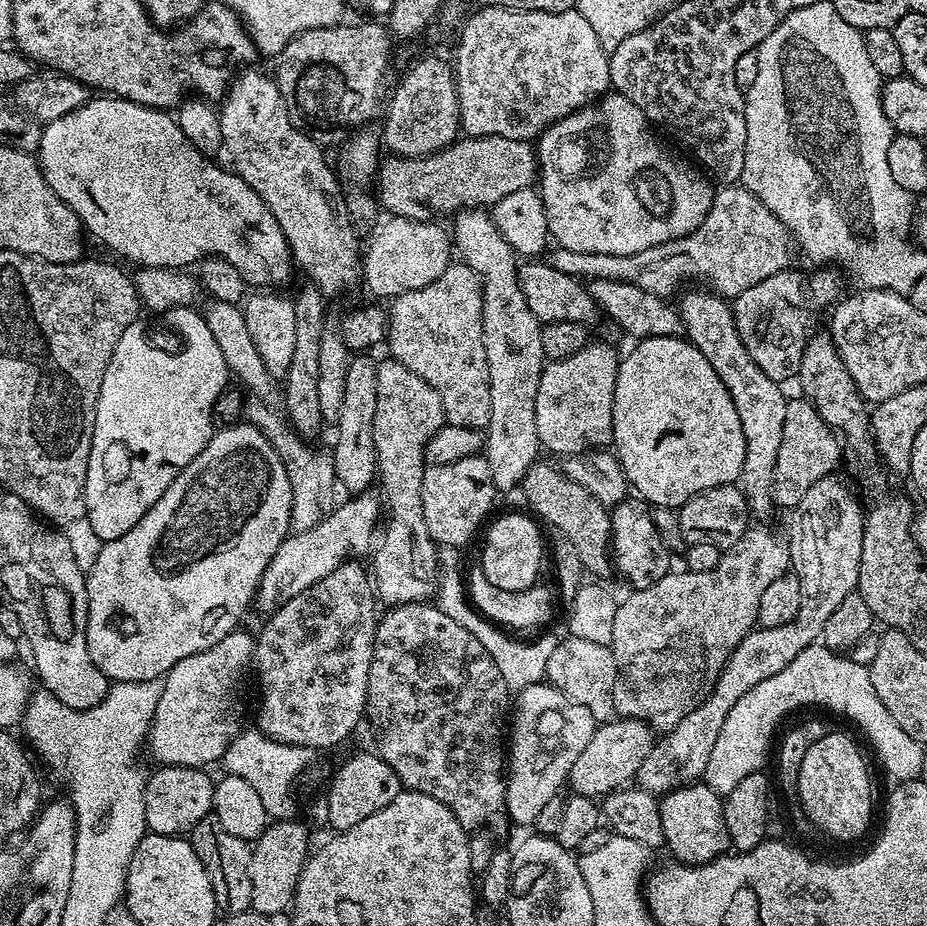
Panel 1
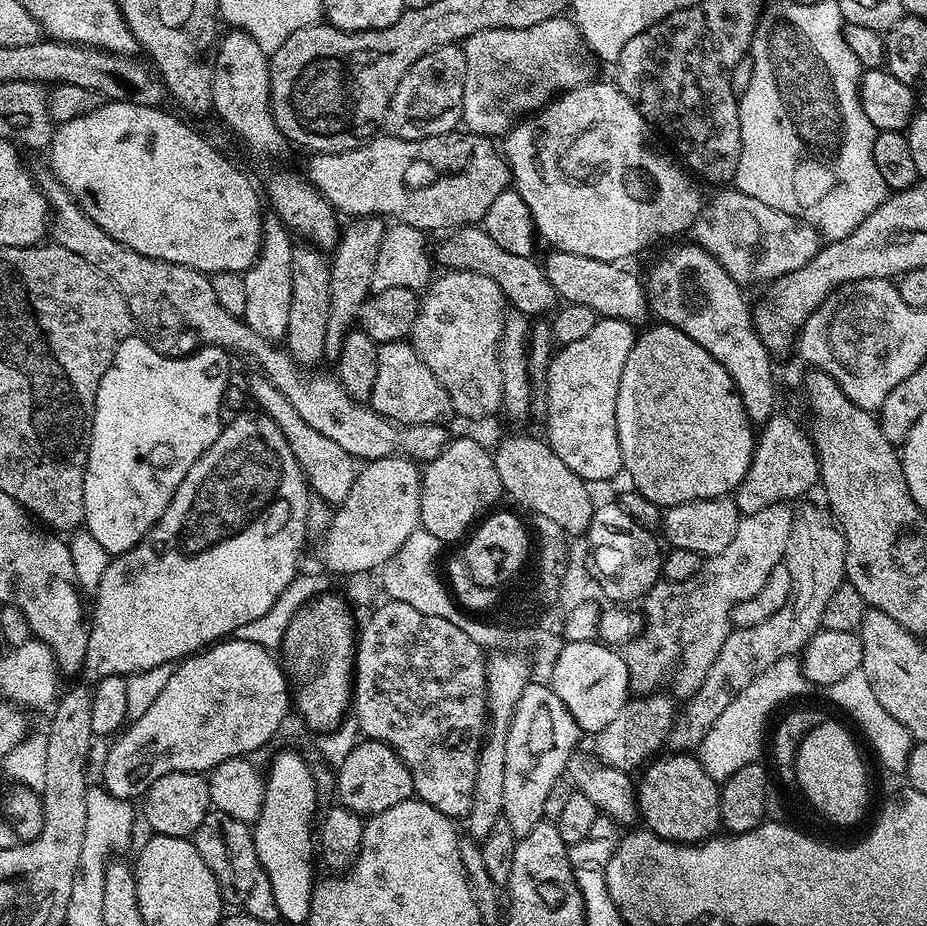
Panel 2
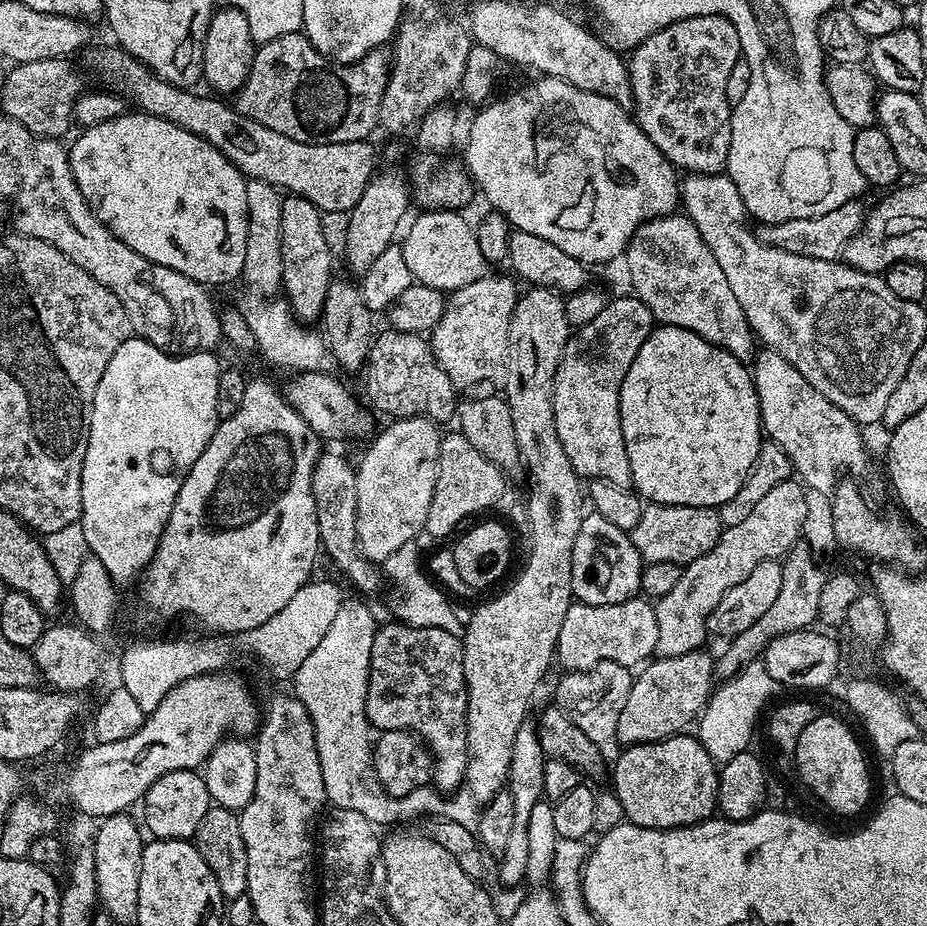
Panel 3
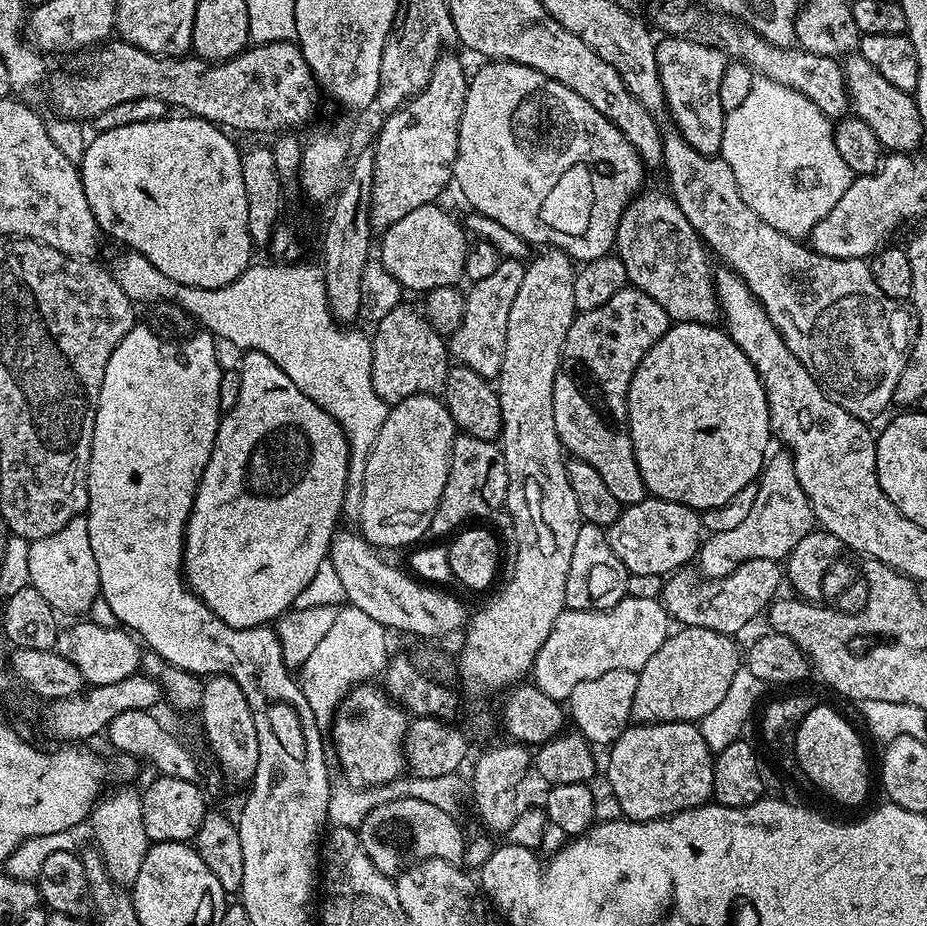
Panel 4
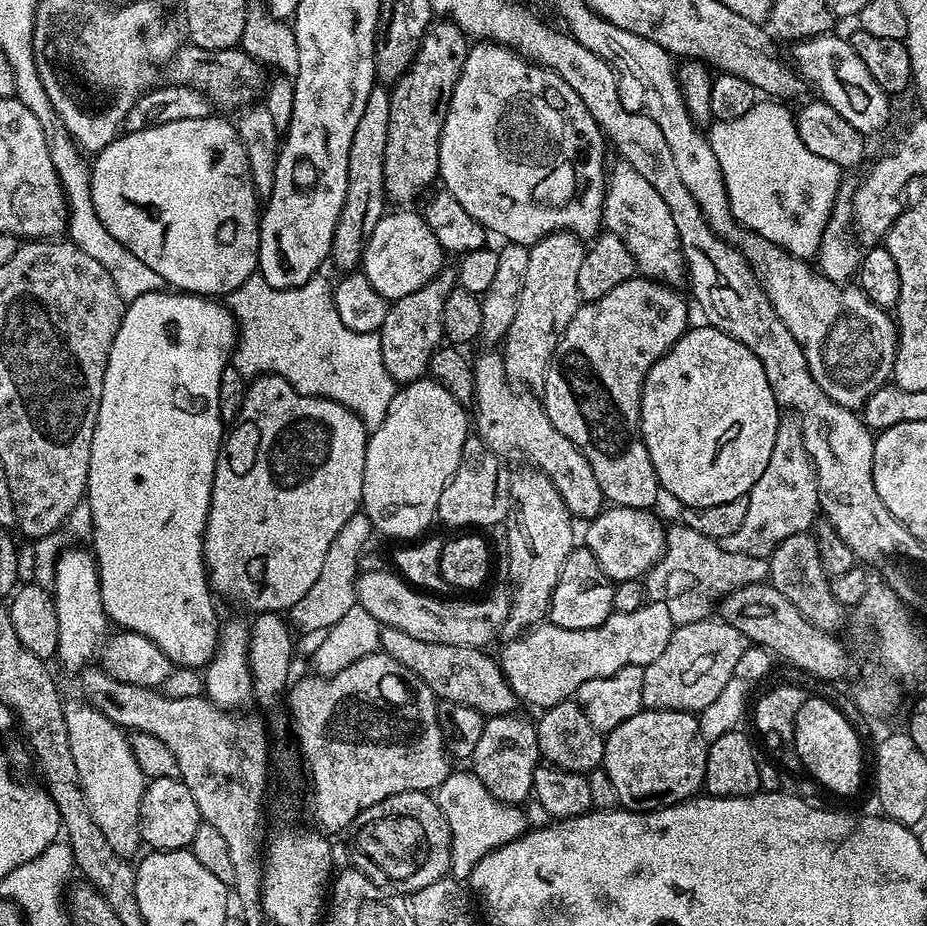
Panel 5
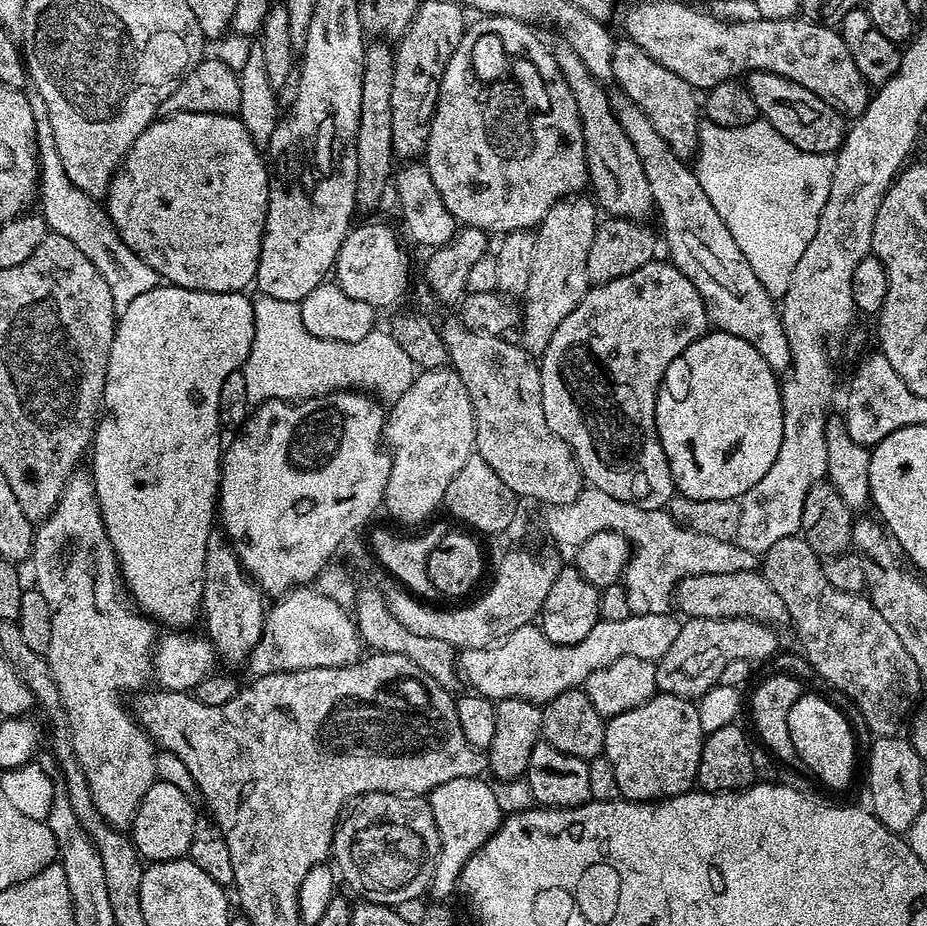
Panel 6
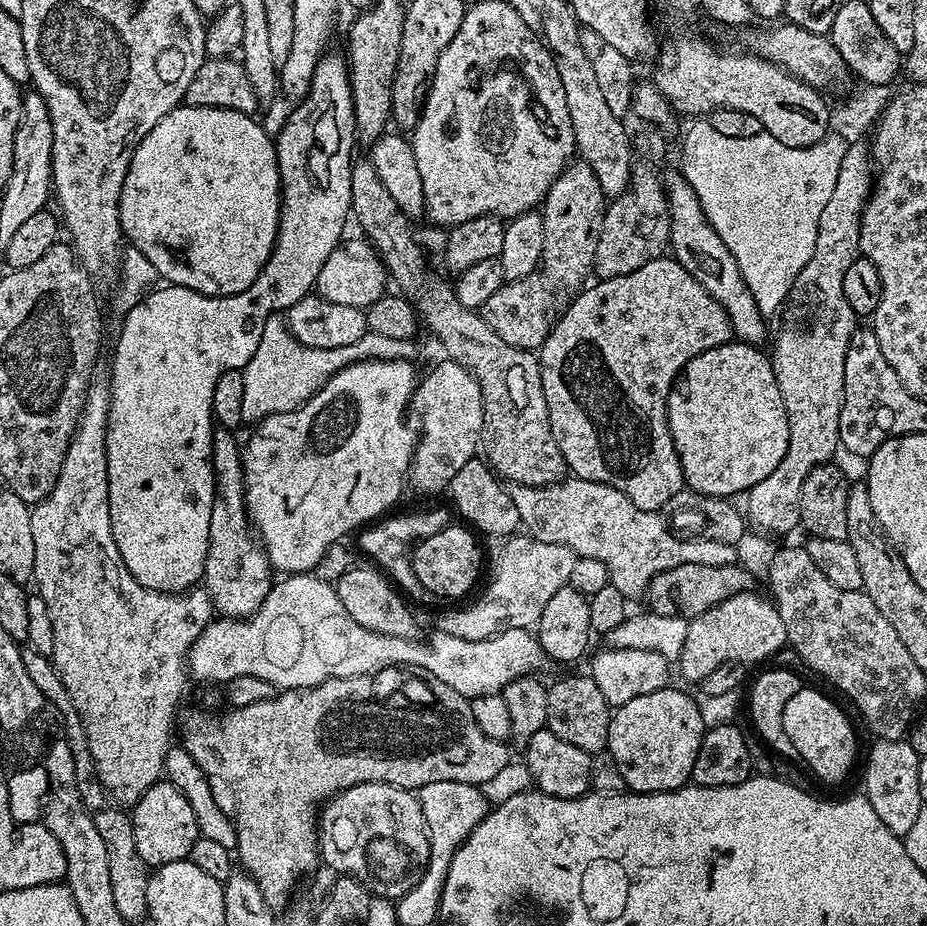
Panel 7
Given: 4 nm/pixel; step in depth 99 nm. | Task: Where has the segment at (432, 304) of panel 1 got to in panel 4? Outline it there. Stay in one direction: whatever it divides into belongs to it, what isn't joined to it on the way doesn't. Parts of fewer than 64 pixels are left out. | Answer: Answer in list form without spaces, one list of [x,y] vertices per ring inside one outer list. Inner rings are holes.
[[[501,259],[498,270],[494,270],[494,274],[490,274],[490,278],[475,281],[471,285],[472,289],[467,289],[462,326],[458,326],[458,330],[454,330],[454,334],[450,338],[450,356],[455,363],[464,364],[485,378],[499,377],[502,370],[502,354],[506,354],[506,322],[510,322],[510,306],[514,306],[518,286],[522,286],[525,267],[525,261]]]

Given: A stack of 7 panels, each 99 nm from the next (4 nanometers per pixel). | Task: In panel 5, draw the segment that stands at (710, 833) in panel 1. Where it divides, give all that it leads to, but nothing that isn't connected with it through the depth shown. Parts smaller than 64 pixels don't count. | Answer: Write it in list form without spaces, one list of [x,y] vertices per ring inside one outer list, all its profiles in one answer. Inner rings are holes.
[[[644,708],[605,735],[602,767],[615,787],[621,809],[653,812],[691,800],[703,789],[708,746],[693,713]]]

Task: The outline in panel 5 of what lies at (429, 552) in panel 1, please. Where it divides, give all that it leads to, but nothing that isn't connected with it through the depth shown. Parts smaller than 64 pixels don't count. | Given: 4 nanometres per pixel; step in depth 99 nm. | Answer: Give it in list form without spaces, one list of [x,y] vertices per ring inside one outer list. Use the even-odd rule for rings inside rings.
[[[441,270],[434,279],[426,282],[426,286],[422,286],[422,290],[414,290],[406,294],[406,298],[389,303],[386,322],[382,322],[378,335],[382,346],[382,362],[386,362],[386,370],[397,385],[413,384],[416,380],[425,379],[432,353],[445,339],[442,326],[444,300],[457,284],[455,271]]]

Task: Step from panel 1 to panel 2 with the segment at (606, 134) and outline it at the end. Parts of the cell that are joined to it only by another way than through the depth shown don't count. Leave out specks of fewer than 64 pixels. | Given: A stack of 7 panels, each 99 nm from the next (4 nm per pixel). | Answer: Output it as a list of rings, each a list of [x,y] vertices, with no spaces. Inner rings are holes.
[[[589,82],[582,85],[581,88],[572,88],[569,92],[562,92],[556,99],[544,105],[540,111],[524,117],[519,124],[515,124],[503,137],[502,151],[505,160],[508,162],[508,168],[512,172],[514,191],[520,195],[522,202],[526,202],[526,206],[530,206],[532,221],[536,223],[539,239],[543,243],[545,240],[546,243],[552,244],[548,246],[551,246],[557,252],[582,254],[582,258],[624,262],[627,256],[638,255],[643,248],[650,247],[655,240],[664,240],[667,236],[678,235],[679,232],[687,233],[691,229],[692,223],[696,221],[696,216],[700,213],[702,199],[700,200],[700,192],[696,189],[695,182],[697,183],[697,181],[679,163],[676,163],[677,165],[671,164],[666,157],[659,156],[652,149],[652,144],[648,141],[650,126],[644,121],[642,114],[634,106],[634,102],[630,102],[630,98],[626,98],[626,94],[622,94],[615,83],[596,83]]]

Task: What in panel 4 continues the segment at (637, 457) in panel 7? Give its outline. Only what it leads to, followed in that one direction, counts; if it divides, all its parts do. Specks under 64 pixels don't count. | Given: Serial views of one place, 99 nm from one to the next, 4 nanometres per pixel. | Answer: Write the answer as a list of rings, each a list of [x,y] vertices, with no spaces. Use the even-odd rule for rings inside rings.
[[[629,286],[618,290],[618,294],[614,294],[614,298],[610,298],[610,302],[605,302],[603,306],[598,306],[598,310],[577,312],[574,322],[570,326],[570,330],[566,330],[566,342],[560,351],[560,369],[554,378],[552,405],[554,406],[554,426],[560,435],[561,445],[563,445],[569,453],[572,451],[571,455],[575,457],[575,459],[590,462],[590,466],[594,466],[594,470],[598,470],[599,476],[602,477],[602,482],[606,482],[610,494],[614,494],[614,498],[618,498],[618,502],[622,506],[637,504],[646,498],[646,489],[642,482],[642,474],[638,470],[638,462],[632,453],[630,430],[628,429],[628,391],[630,390],[630,382],[632,381],[634,370],[638,370],[638,362],[642,362],[642,358],[646,358],[650,346],[654,346],[654,342],[658,342],[658,338],[662,338],[662,334],[666,334],[666,330],[669,326],[670,321],[666,310],[662,310],[662,306],[658,306],[658,302],[654,302],[654,298],[650,298],[650,294],[642,294],[642,290]]]

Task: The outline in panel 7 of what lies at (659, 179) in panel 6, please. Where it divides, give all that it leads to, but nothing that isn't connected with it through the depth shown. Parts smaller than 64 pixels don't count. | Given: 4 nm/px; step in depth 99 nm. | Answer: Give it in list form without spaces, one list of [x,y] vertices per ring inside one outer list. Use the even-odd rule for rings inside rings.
[[[679,170],[665,171],[662,179],[668,193],[668,213],[670,214],[668,243],[671,255],[724,307],[737,341],[757,346],[763,345],[764,335],[767,332],[769,335],[770,332],[770,328],[764,325],[765,313],[760,311],[758,302],[754,302],[754,294],[750,294],[738,270],[738,262],[734,262],[734,254],[730,254],[726,242],[722,242],[722,238],[716,233],[708,216],[702,210],[702,202],[698,194],[694,194],[683,172]]]

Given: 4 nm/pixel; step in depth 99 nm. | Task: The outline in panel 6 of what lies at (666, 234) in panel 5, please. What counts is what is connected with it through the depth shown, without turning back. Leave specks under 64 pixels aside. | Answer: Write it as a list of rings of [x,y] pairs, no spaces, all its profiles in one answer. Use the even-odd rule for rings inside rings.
[[[560,42],[557,45],[557,48],[551,49],[551,53],[578,106],[584,135],[584,157],[588,163],[588,184],[595,203],[603,211],[605,208],[609,217],[647,221],[647,216],[651,217],[654,212],[650,182],[646,182],[646,170],[642,170],[638,150],[634,150],[634,144],[630,138],[626,138],[626,130],[622,130],[620,120],[612,111],[609,93],[600,90],[601,83],[590,75],[586,62],[582,62],[582,58],[578,58],[568,44]]]

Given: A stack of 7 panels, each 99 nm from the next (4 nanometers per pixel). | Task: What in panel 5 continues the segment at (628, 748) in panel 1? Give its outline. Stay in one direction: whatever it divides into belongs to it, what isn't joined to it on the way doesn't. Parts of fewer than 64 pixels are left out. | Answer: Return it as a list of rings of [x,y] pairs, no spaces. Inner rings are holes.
[[[709,618],[673,627],[666,650],[645,664],[642,678],[644,708],[678,710],[698,714],[716,701],[726,682],[736,675],[738,658],[746,647],[744,635],[719,618]]]

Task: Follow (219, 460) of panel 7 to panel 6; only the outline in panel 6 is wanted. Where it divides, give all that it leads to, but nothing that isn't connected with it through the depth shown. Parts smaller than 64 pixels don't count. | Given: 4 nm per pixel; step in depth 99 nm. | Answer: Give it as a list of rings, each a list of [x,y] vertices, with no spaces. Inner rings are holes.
[[[214,530],[206,542],[206,566],[202,590],[202,620],[208,623],[207,639],[212,641],[221,661],[247,661],[264,633],[266,615],[265,593],[256,581],[244,571],[235,550],[223,531]]]

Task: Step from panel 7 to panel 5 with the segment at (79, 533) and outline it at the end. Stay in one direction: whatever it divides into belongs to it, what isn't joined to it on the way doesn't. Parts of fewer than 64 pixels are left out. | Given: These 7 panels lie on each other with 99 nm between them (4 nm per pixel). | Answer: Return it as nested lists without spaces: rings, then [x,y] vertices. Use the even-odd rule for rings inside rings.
[[[65,547],[56,559],[50,585],[52,599],[58,610],[58,650],[56,656],[68,668],[80,670],[89,663],[92,655],[101,651],[109,635],[110,621],[104,613],[100,593],[100,571],[96,568],[95,555],[87,547]],[[80,698],[65,703],[64,717],[70,754],[74,754],[74,766],[78,766],[78,778],[82,782],[82,794],[86,794],[86,806],[90,806],[90,815],[98,822],[98,830],[102,830],[114,854],[135,857],[142,848],[140,807],[146,777],[138,766],[138,758],[134,758],[131,739],[125,729]]]

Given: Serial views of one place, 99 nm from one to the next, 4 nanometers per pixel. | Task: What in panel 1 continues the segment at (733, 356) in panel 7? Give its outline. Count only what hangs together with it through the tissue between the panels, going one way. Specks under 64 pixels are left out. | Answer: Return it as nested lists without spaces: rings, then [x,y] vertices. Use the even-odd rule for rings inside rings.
[[[683,335],[646,338],[633,343],[631,346],[633,348],[625,356],[623,353],[620,360],[618,378],[614,386],[614,414],[612,415],[611,438],[611,443],[616,444],[614,455],[622,466],[624,477],[628,479],[631,491],[649,505],[679,510],[686,501],[694,498],[694,494],[698,494],[702,490],[710,490],[714,486],[722,486],[723,484],[736,484],[739,481],[742,462],[744,461],[744,435],[740,429],[738,414],[732,405],[730,394],[726,390],[722,378],[718,378],[718,374],[714,374],[714,366],[710,366],[710,362],[706,362],[706,354],[702,354],[702,350],[695,348]]]

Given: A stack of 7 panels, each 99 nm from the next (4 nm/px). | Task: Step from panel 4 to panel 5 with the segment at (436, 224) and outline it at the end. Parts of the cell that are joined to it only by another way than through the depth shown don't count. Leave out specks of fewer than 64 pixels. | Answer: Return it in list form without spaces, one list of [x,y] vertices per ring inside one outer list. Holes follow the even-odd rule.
[[[389,211],[380,219],[378,226],[374,226],[362,257],[364,277],[389,302],[406,298],[406,294],[414,290],[422,290],[422,286],[426,286],[426,282],[434,279],[445,267],[446,259],[444,248],[419,211],[396,211],[400,212]]]

